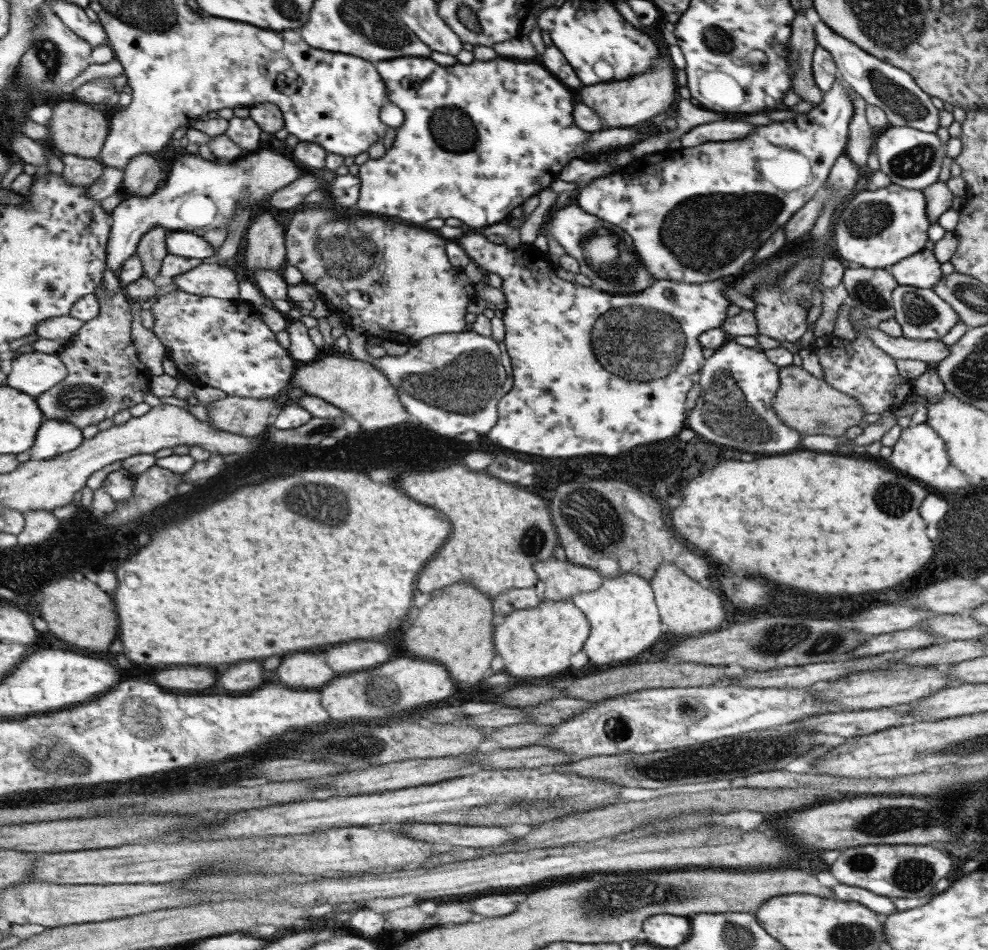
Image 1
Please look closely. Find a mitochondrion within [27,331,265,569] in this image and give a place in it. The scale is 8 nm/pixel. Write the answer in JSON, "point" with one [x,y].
{"point":[76,397]}

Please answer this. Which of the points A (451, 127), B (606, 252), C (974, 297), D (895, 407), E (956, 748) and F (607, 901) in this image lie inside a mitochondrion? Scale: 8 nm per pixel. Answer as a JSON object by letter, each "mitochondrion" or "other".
{"A":"mitochondrion","B":"mitochondrion","C":"mitochondrion","D":"other","E":"mitochondrion","F":"mitochondrion"}

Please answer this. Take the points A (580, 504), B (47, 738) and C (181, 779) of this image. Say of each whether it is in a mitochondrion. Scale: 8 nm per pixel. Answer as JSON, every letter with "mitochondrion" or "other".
{"A":"mitochondrion","B":"mitochondrion","C":"other"}

